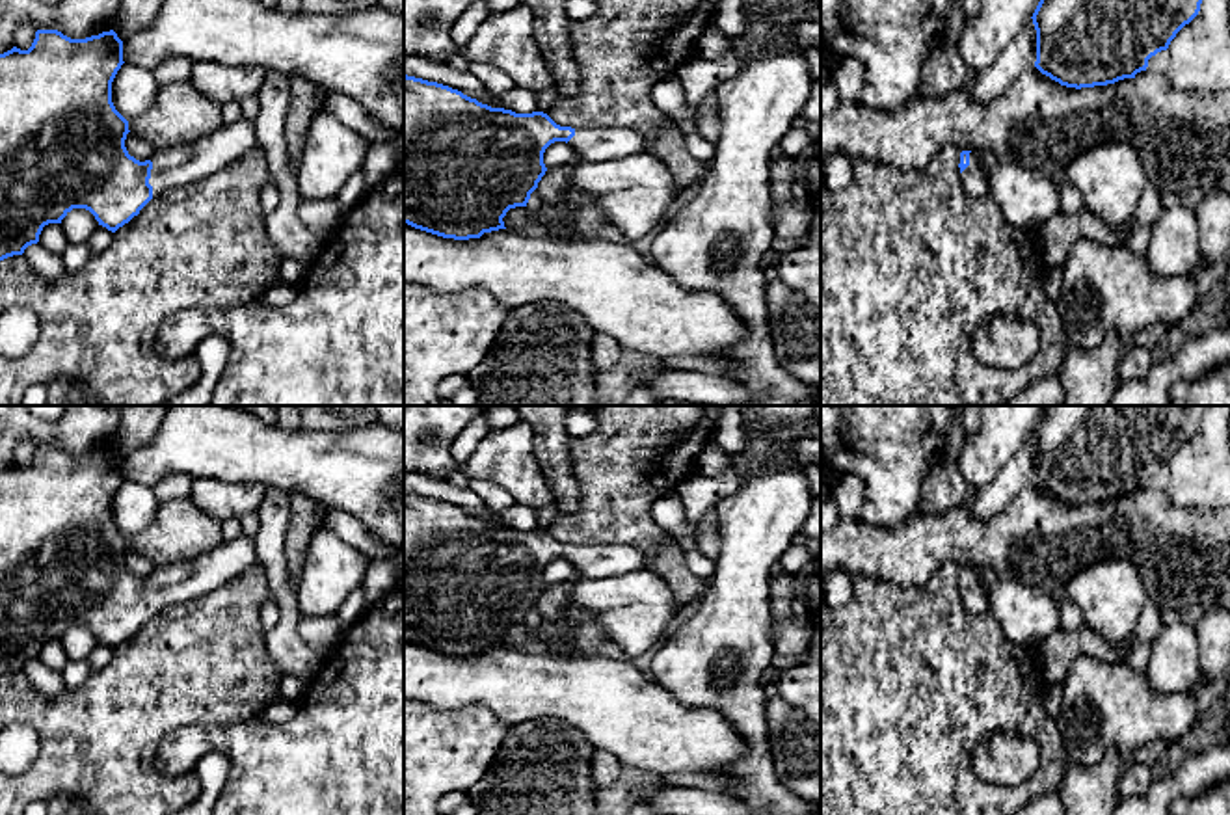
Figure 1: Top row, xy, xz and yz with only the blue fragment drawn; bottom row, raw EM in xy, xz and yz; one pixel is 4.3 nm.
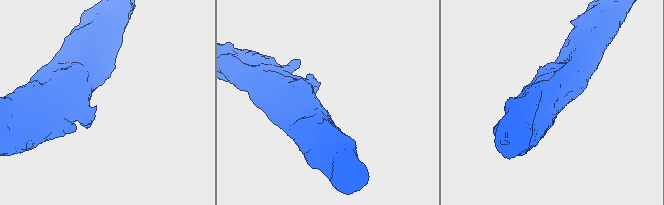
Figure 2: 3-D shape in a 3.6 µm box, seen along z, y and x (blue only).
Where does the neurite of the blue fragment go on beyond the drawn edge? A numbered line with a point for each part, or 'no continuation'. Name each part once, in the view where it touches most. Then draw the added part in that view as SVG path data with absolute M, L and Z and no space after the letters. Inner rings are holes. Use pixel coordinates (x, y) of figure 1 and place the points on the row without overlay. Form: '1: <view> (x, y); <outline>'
1: xy (175, 583); M240 534L236 540L221 541L201 556L156 568L151 575L149 595L153 614L169 605L199 597L257 566L261 564L253 540Z

